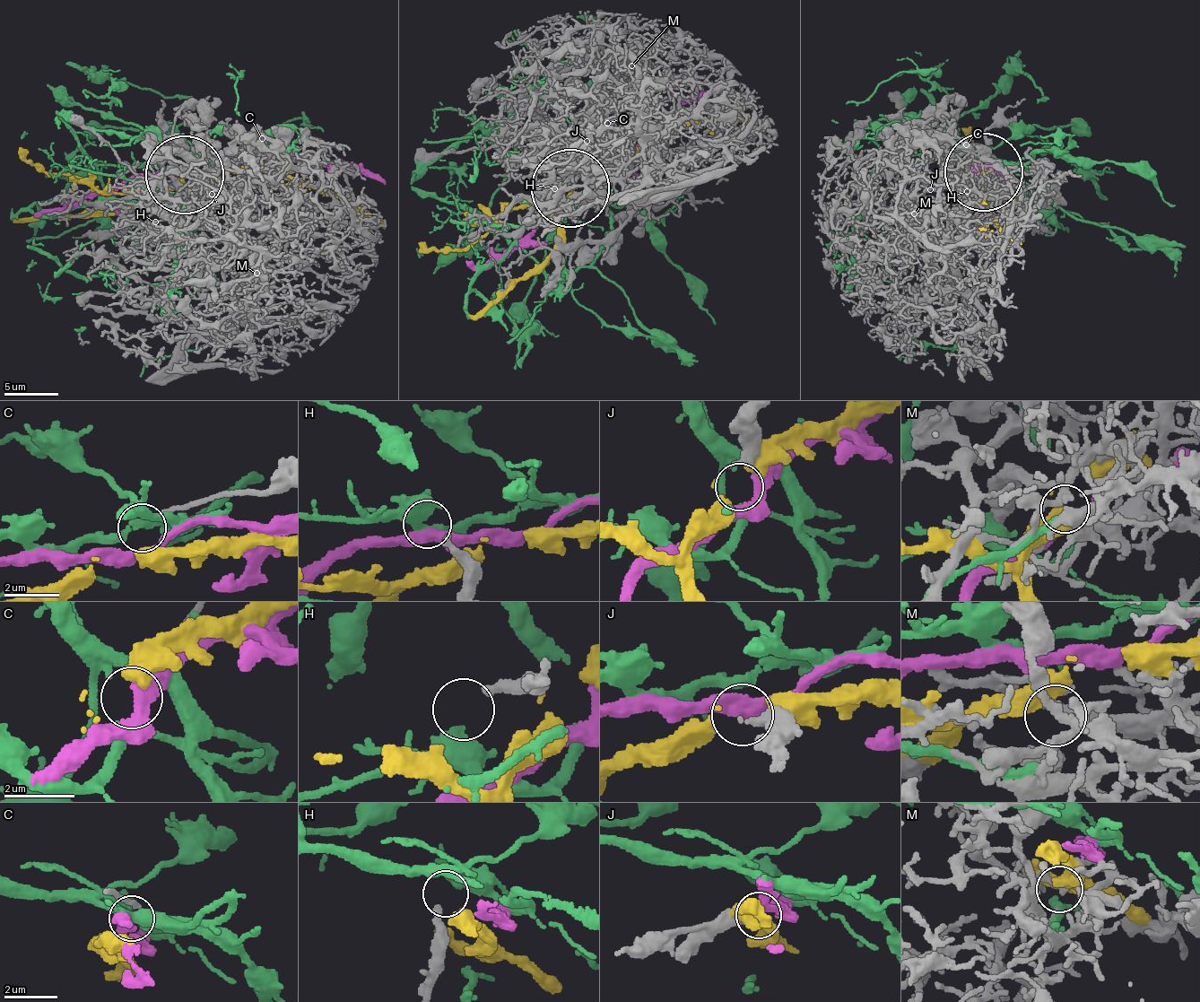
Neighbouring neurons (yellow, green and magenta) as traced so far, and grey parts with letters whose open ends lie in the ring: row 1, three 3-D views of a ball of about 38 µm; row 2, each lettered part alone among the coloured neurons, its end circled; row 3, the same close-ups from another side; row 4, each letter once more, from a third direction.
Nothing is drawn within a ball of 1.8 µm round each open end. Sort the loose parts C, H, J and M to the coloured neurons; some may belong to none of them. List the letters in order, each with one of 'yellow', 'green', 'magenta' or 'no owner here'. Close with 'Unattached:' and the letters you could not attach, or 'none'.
C: green
H: no owner here
J: magenta
M: no owner here
Unattached: H, M

